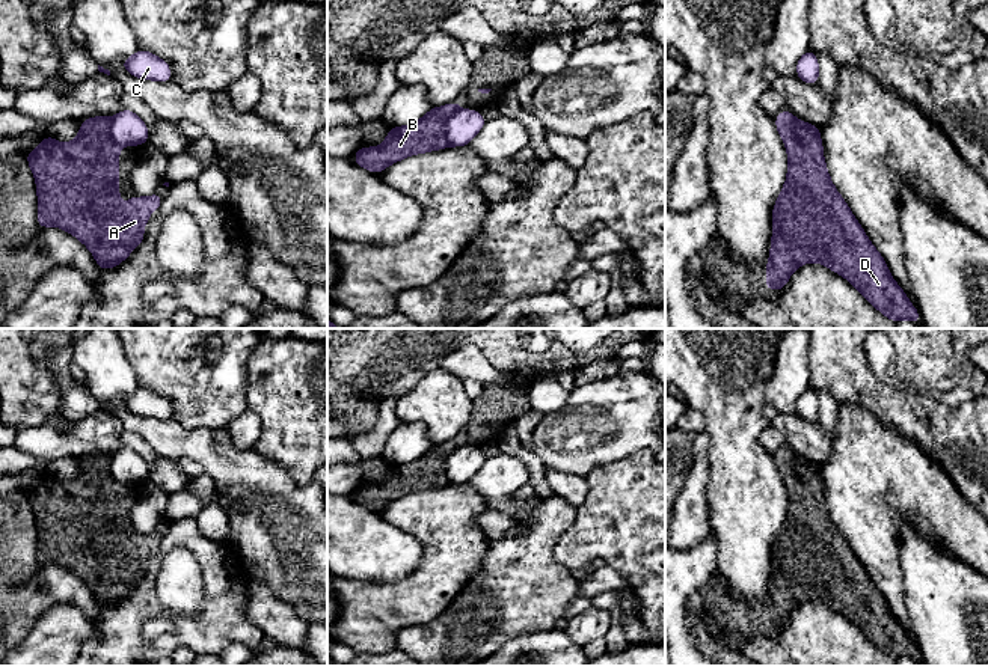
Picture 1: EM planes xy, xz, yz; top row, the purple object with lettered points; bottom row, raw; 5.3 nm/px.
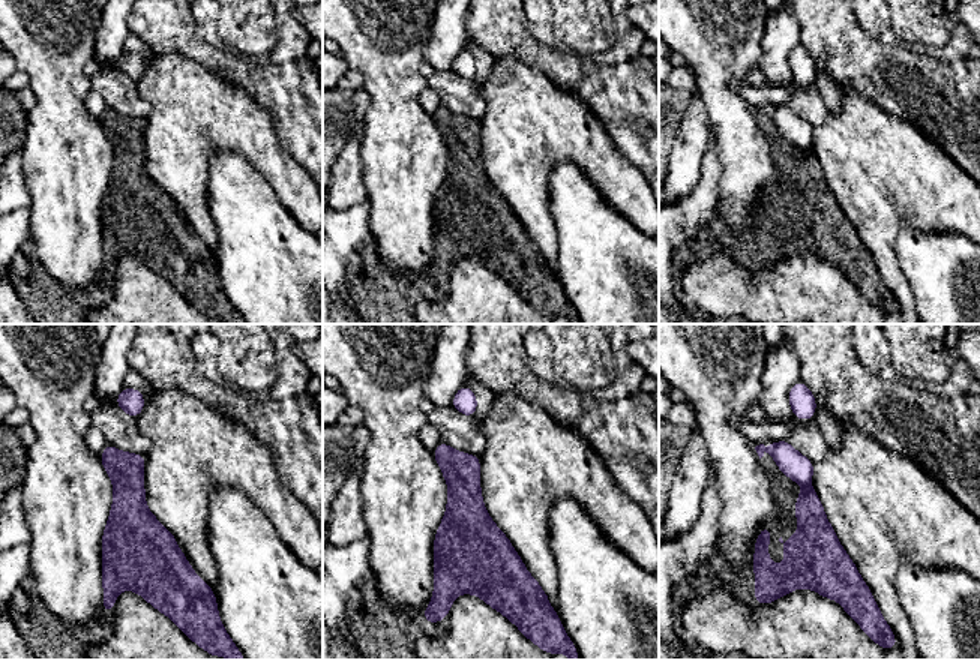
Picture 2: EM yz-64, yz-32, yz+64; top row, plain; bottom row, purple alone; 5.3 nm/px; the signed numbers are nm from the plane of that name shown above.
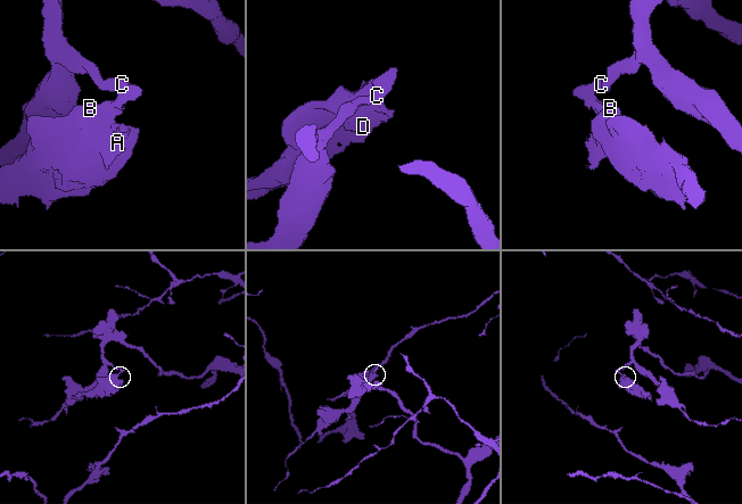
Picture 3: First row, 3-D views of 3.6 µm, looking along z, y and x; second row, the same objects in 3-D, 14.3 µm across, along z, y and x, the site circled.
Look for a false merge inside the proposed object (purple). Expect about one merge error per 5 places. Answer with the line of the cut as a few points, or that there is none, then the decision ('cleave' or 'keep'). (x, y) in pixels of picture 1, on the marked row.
yz (794, 127), (794, 134), (800, 140), (806, 143), (816, 140) | cleave

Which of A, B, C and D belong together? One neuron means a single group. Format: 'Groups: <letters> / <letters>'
Groups: A B D / C

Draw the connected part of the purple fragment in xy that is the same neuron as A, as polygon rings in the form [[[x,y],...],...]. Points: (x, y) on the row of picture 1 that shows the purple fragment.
[[[112,118],[83,119],[78,136],[69,143],[59,143],[44,136],[42,143],[26,160],[36,179],[38,231],[47,226],[65,229],[80,240],[106,271],[119,265],[143,243],[143,228],[151,211],[160,211],[161,193],[149,197],[133,196],[119,206],[119,145],[110,136]]]

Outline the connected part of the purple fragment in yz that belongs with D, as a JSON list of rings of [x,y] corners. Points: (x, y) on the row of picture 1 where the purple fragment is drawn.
[[[787,108],[774,118],[789,158],[787,178],[772,209],[772,240],[769,262],[765,270],[768,279],[763,280],[766,289],[777,292],[786,288],[790,274],[805,262],[821,262],[831,271],[842,274],[863,297],[884,316],[897,322],[911,319],[922,324],[917,307],[914,307],[904,289],[893,280],[882,255],[873,247],[866,232],[827,172],[821,130],[815,127],[816,140],[810,145],[799,142],[795,136],[798,125],[810,124],[796,119]]]

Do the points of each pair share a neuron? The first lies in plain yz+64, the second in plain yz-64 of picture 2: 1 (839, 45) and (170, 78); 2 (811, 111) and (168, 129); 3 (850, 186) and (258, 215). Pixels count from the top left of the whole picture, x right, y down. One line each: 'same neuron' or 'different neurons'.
1: different neurons
2: different neurons
3: different neurons

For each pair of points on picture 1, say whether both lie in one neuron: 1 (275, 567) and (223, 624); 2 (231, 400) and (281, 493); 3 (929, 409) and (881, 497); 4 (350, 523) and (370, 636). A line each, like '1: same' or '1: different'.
1: different
2: different
3: different
4: different

